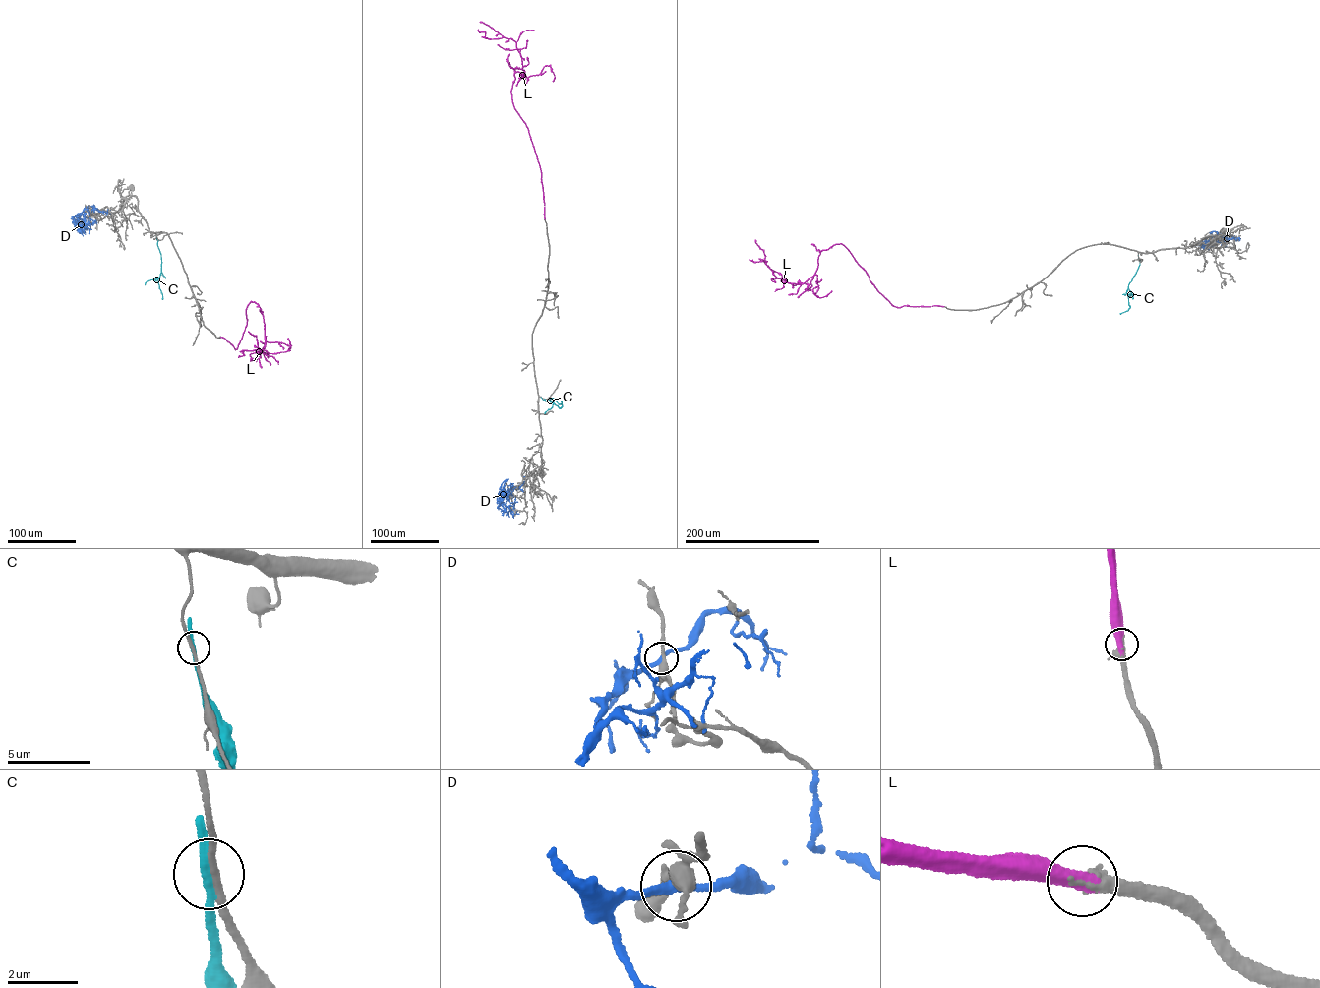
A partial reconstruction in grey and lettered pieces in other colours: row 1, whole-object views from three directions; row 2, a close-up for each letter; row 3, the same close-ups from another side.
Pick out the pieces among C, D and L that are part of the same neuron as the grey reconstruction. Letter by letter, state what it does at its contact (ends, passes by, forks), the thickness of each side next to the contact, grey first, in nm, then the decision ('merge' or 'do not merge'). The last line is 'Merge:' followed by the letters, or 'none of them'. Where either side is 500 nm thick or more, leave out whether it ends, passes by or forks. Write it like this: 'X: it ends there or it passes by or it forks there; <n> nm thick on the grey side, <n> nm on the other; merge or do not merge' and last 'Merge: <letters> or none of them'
C: it passes by; 190 nm thick on the grey side, 260 nm on the other; do not merge
D: it passes by; 320 nm thick on the grey side, 240 nm on the other; do not merge
L: 110 nm thick on the grey side, 550 nm on the other; merge
Merge: L

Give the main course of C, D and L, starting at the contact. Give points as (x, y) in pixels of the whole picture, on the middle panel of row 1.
C: (541, 398), (545, 401), (552, 398), (561, 408), (561, 401)
D: (513, 514), (505, 511), (506, 506), (500, 502), (507, 492), (511, 493), (509, 492), (520, 486), (523, 477)
L: (545, 218), (541, 169), (511, 100), (514, 73), (524, 72), (521, 57), (514, 40), (486, 38), (478, 30)

